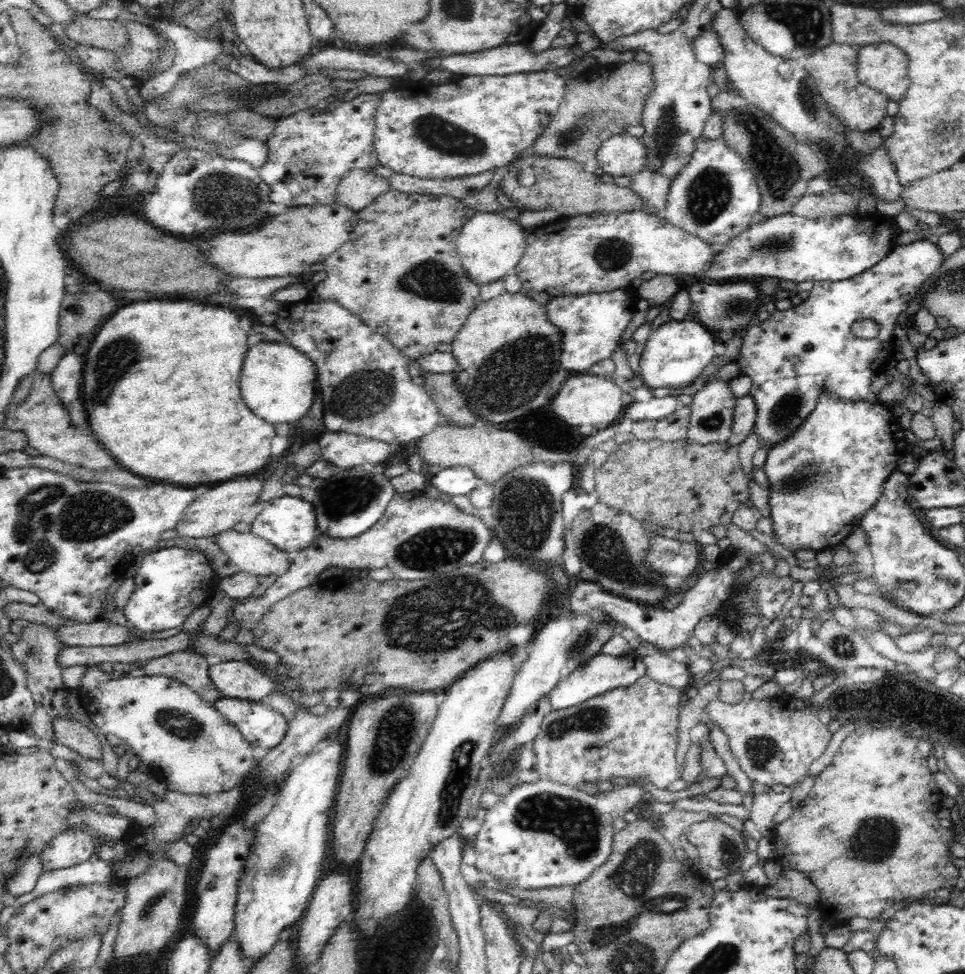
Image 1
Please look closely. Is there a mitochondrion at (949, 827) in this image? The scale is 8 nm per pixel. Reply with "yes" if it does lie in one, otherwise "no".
no

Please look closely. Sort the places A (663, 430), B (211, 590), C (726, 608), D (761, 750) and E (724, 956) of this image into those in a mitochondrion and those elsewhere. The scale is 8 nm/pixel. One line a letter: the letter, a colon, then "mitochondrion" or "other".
A: other
B: other
C: other
D: mitochondrion
E: mitochondrion

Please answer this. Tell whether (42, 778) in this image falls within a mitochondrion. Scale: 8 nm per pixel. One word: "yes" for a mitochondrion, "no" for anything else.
no

